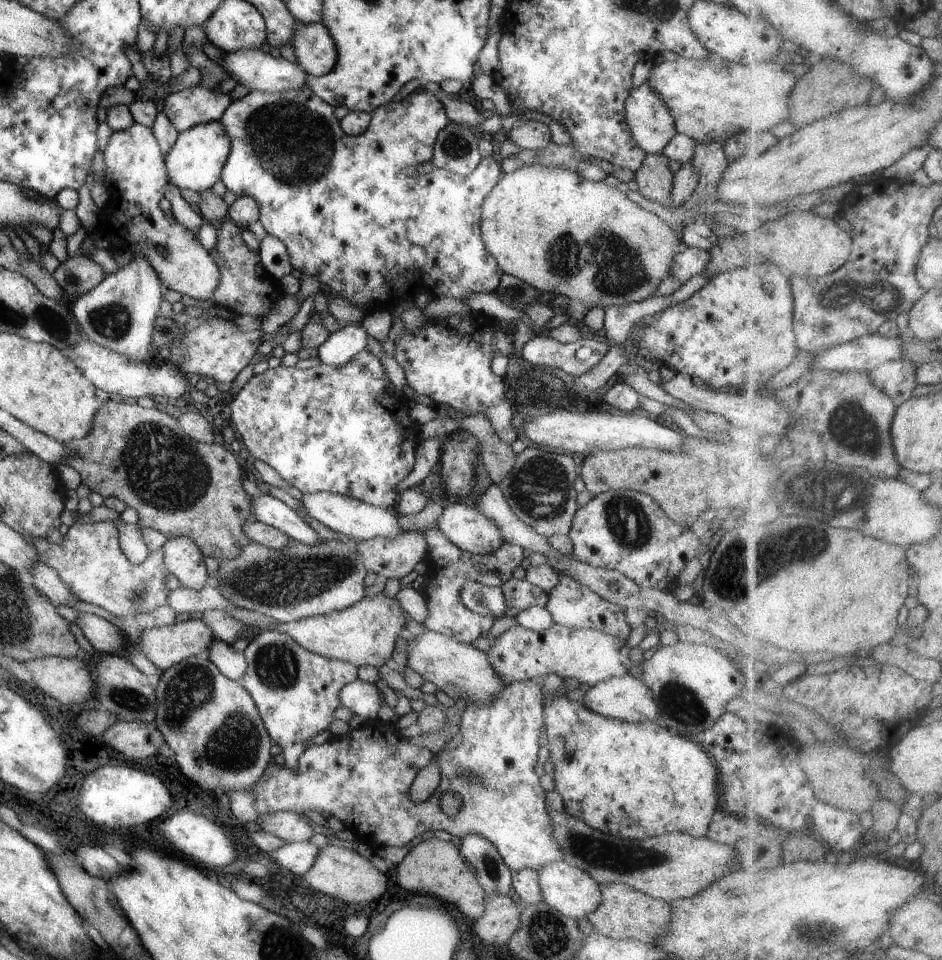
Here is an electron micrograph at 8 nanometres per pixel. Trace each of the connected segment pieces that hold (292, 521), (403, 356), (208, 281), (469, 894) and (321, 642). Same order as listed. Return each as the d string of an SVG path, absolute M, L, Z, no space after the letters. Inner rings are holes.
M263 489L260 496L250 497L256 521L273 526L292 541L312 547L324 540L294 509Z
M471 311L466 316L450 314L439 319L430 318L416 332L409 331L404 321L397 313L394 313L388 334L396 346L393 357L403 368L408 384L414 388L417 395L429 396L436 404L451 407L456 411L462 410L468 415L475 415L479 412L486 413L496 435L511 446L518 439L518 435L512 427L513 418L515 417L515 414L513 414L513 401L506 400L504 397L508 386L502 377L496 376L492 372L490 362L496 354L503 354L507 357L512 356L515 328L513 324L496 322L496 320Z
M134 123L127 129L113 132L103 151L105 175L110 198L99 208L98 222L87 234L102 234L110 240L110 249L142 255L152 263L165 289L176 290L196 300L215 304L213 294L219 285L221 274L215 260L210 256L194 231L166 216L158 207L160 198L165 196L169 183L165 156L150 127ZM156 246L162 246L160 252Z
M437 838L420 842L397 864L396 880L399 886L412 894L430 894L446 904L452 904L459 912L474 920L484 914L486 900L476 874L464 862L460 850L451 841Z
M382 592L373 597L364 596L359 603L353 604L340 612L281 623L277 627L276 623L273 622L268 630L276 629L278 632L291 636L291 639L294 639L301 647L307 648L320 656L343 660L355 664L357 667L371 664L379 668L392 658L392 652L396 648L396 640L400 636L405 637L408 634L406 629L406 618L408 616L409 614L402 608L396 597L387 596Z

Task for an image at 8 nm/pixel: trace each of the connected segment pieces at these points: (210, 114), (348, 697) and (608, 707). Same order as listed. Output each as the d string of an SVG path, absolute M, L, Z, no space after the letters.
M200 84L170 93L162 112L178 132L184 132L202 123L220 121L231 102L229 95L216 91L215 87L205 89Z
M357 679L346 684L340 692L340 706L351 710L353 715L363 719L377 718L378 710L382 708L385 698L376 684Z
M632 675L612 677L591 686L588 692L585 693L583 704L585 707L606 718L613 718L629 723L644 721L654 723L658 722L659 718L659 708L653 697L652 689L649 689L642 679L635 678Z

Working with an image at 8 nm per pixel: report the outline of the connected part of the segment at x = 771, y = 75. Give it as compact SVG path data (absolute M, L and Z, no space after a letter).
M679 57L676 60L664 61L660 65L654 64L650 71L648 82L662 95L665 105L672 113L675 129L693 138L697 144L708 141L724 143L731 135L740 131L760 132L776 131L778 124L790 121L791 96L799 78L794 72L786 70L785 57L776 61L764 61L741 65L722 59L687 59Z

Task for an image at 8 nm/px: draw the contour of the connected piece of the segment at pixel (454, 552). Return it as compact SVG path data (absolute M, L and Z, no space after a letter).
M430 529L425 535L428 545L428 575L431 584L422 594L429 610L429 616L423 623L432 632L452 637L461 643L471 645L474 640L484 638L496 621L494 617L483 617L476 614L460 600L462 587L470 581L484 582L489 587L501 587L513 576L514 568L518 568L524 560L523 548L504 541L502 546L488 556L472 556L460 550L440 529Z

